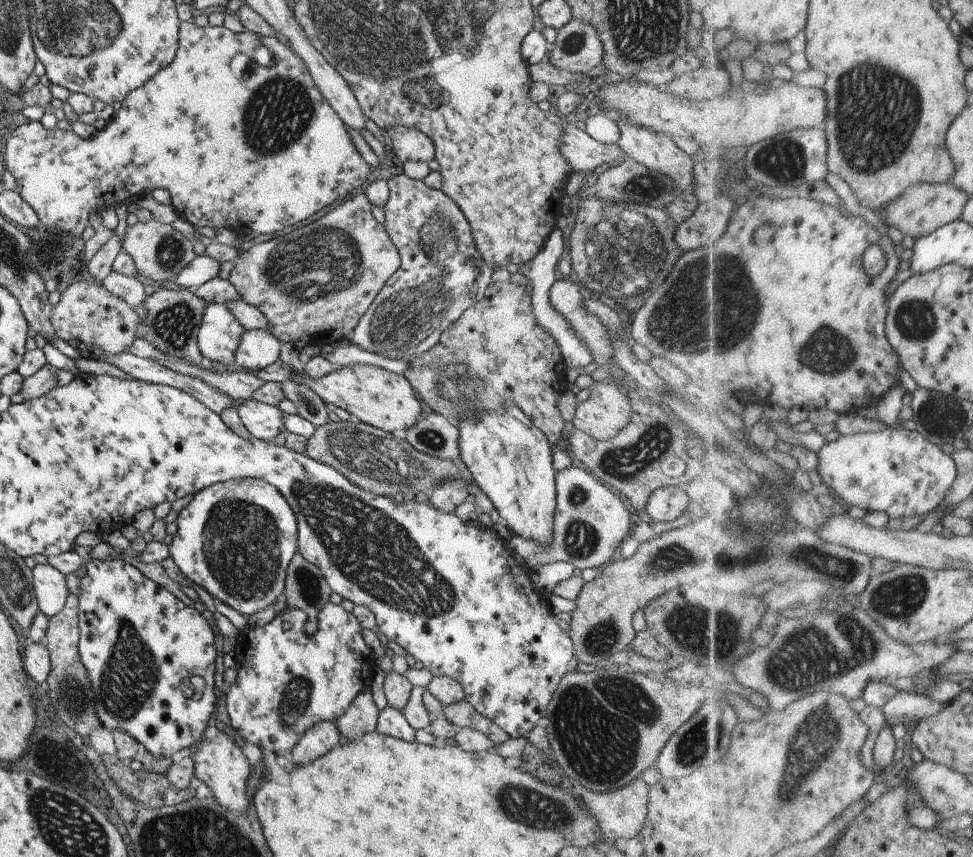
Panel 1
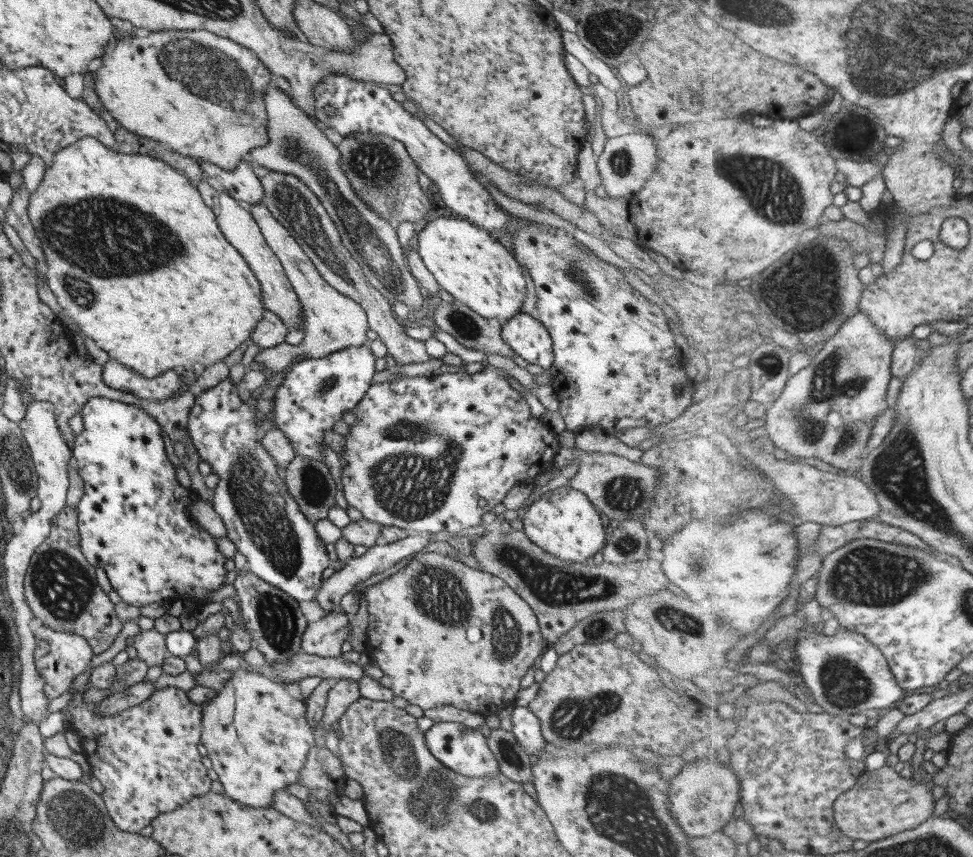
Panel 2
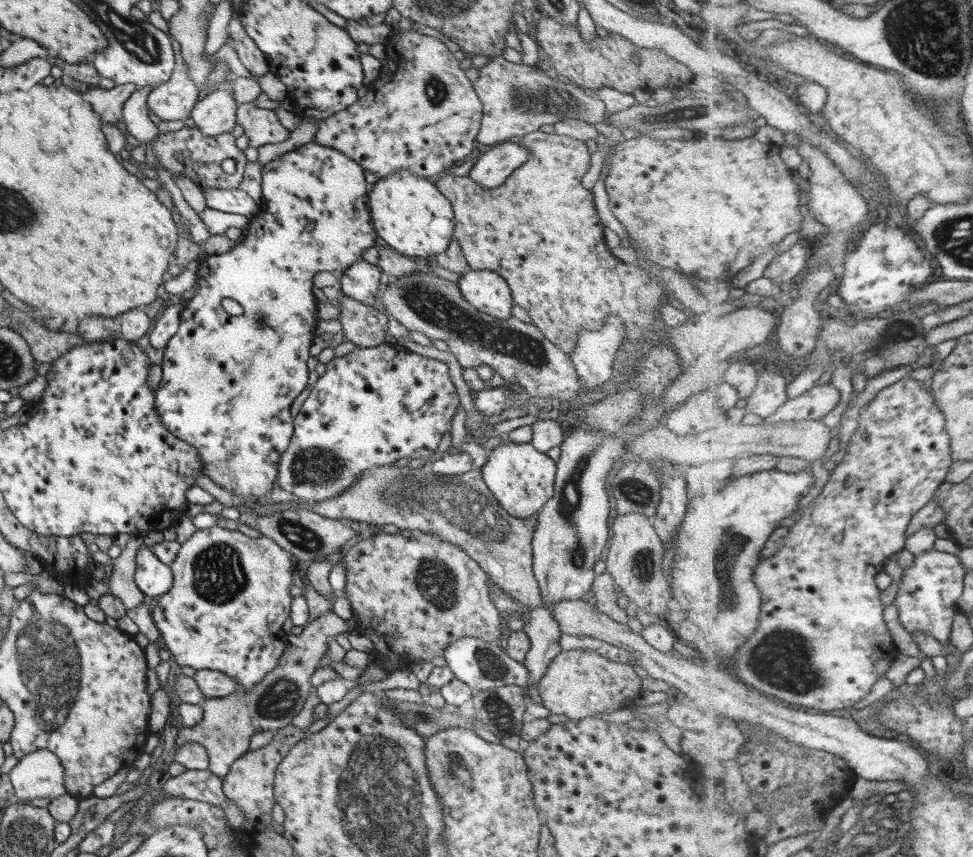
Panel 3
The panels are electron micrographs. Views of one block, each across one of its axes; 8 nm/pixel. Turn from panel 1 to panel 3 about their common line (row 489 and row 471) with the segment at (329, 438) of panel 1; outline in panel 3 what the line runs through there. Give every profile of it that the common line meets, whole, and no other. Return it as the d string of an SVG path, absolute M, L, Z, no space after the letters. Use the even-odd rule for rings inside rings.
M393 464L375 465L371 469L365 469L353 483L351 487L343 489L337 493L335 497L323 499L316 503L308 501L295 500L295 502L277 502L277 504L267 504L257 506L233 506L239 514L249 511L255 515L269 515L277 510L286 509L306 509L313 511L323 517L329 519L340 519L345 523L359 522L359 538L365 540L368 537L373 537L379 532L396 533L397 529L417 529L422 533L433 533L439 535L443 541L447 541L464 551L479 568L488 576L493 584L501 587L503 591L509 593L517 603L524 606L524 612L535 607L541 607L541 596L539 596L539 588L537 581L531 570L531 535L537 522L535 516L519 519L511 516L499 506L493 494L487 490L487 486L481 480L481 470L473 468L466 473L460 475L435 475L425 468L421 471L399 469Z

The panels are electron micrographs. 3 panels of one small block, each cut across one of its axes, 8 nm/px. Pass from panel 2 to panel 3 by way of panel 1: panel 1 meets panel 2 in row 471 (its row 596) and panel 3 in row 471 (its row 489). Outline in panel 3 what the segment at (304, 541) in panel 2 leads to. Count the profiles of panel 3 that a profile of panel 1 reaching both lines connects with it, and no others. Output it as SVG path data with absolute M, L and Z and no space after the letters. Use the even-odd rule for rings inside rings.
M315 141L303 143L294 150L281 154L277 159L262 165L261 168L261 193L263 201L259 205L257 214L248 219L247 227L242 230L240 243L225 253L207 255L197 261L196 282L193 297L186 300L186 304L179 314L178 329L163 347L162 361L160 362L161 376L157 388L154 390L154 403L156 412L160 414L163 427L196 451L201 459L201 473L208 476L213 482L225 490L242 497L263 497L272 486L275 486L277 475L277 461L287 449L288 442L293 434L292 416L290 415L291 403L301 393L307 384L309 367L306 365L308 352L315 338L313 334L317 318L315 317L316 298L313 296L311 286L313 275L317 272L333 272L347 269L355 261L361 259L363 250L381 243L376 233L372 230L371 216L367 205L367 192L369 185L365 183L363 170L351 158L341 154L340 151L330 146L323 146ZM221 298L232 298L243 308L240 316L228 316L220 307Z

